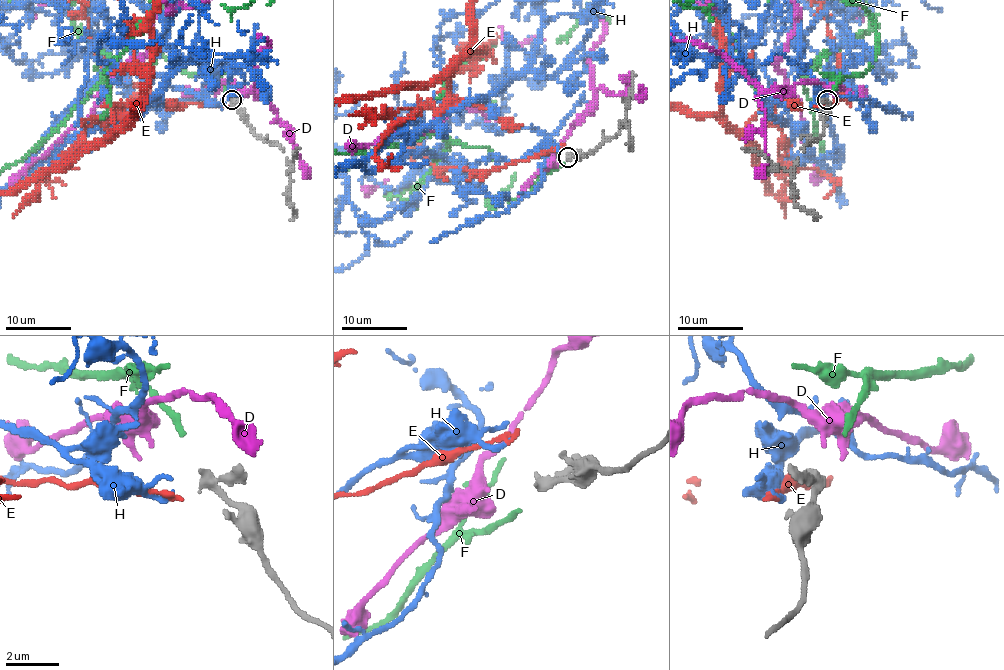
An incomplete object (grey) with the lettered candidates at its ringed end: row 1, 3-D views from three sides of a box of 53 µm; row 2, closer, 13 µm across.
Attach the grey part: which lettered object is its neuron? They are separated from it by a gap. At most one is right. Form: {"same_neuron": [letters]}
{"same_neuron": ["F"]}

